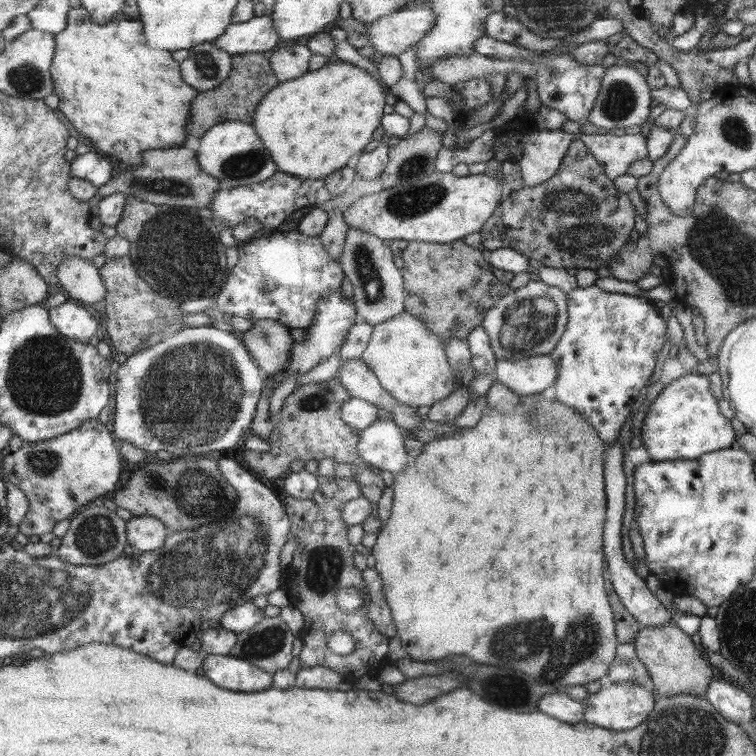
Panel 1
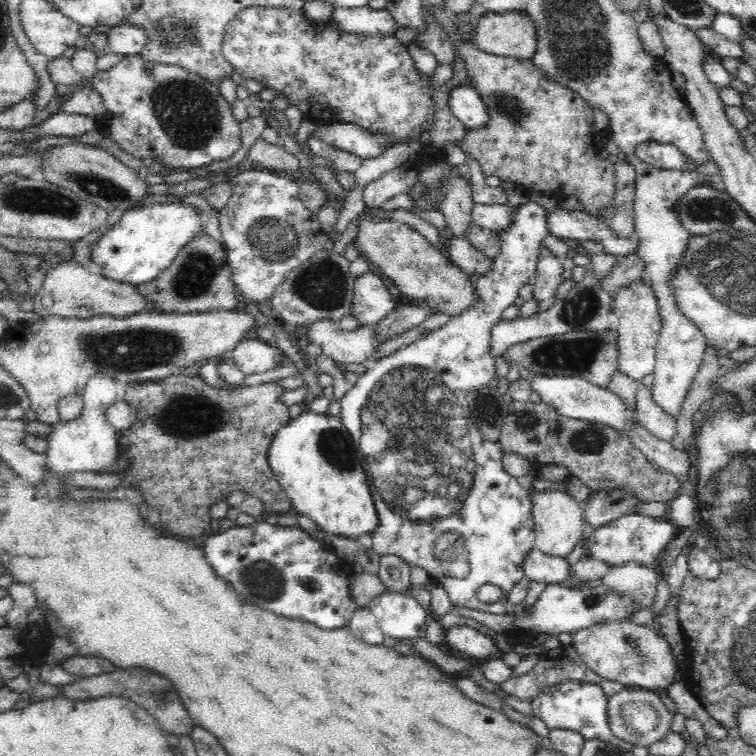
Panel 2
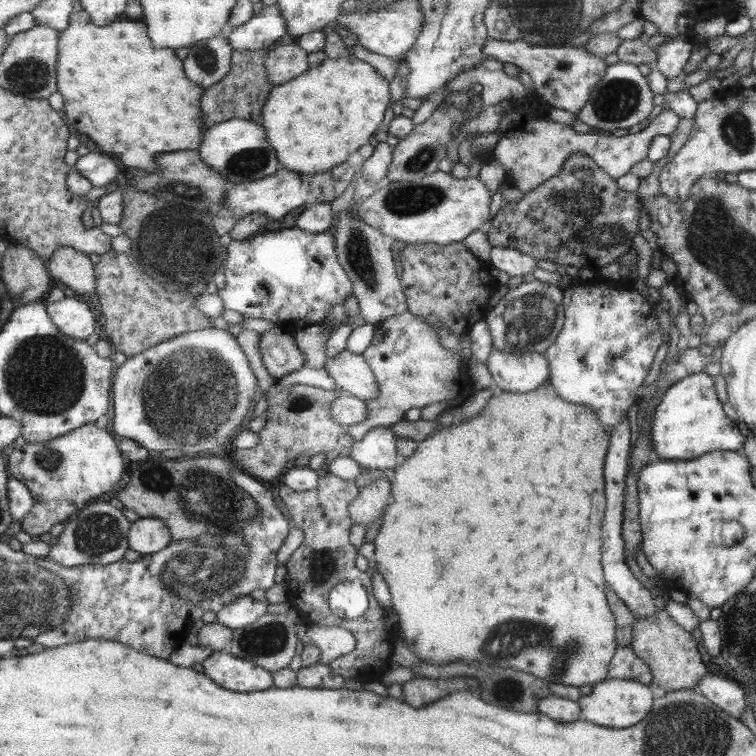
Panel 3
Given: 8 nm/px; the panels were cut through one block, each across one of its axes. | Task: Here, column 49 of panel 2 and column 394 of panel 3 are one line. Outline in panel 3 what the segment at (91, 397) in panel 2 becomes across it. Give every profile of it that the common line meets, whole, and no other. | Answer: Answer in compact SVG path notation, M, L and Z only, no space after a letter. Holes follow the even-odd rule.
M375 428L367 432L351 452L351 458L357 460L363 476L371 476L379 470L397 468L397 436L389 428Z

